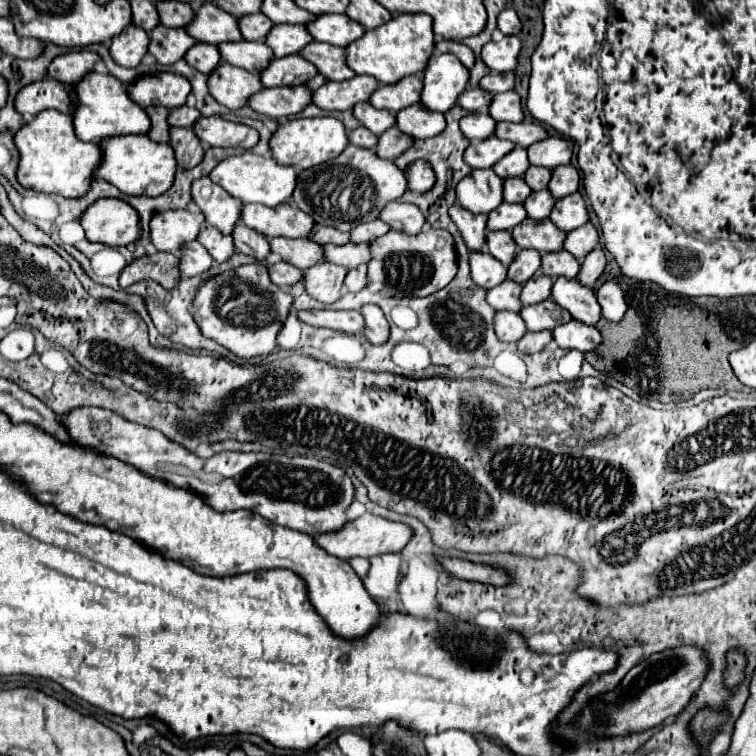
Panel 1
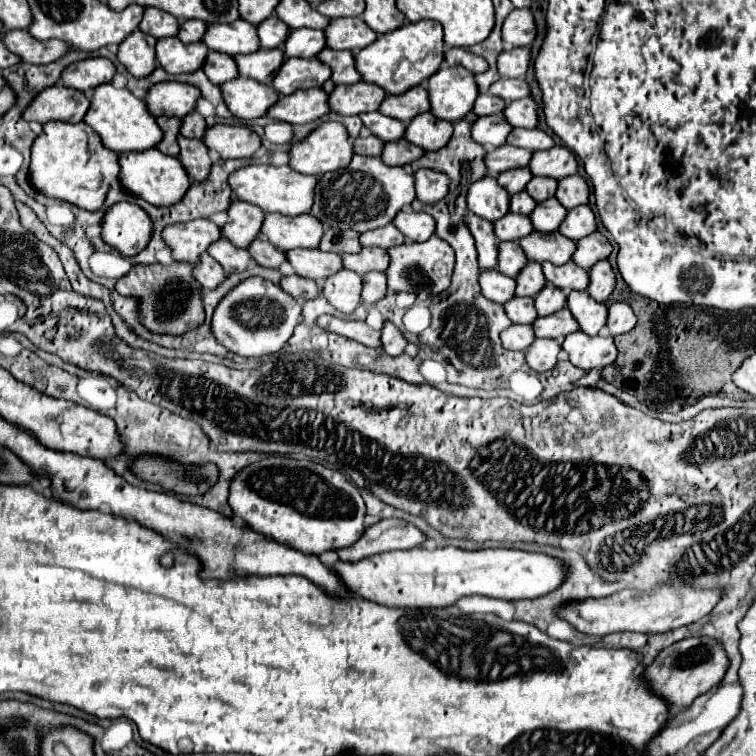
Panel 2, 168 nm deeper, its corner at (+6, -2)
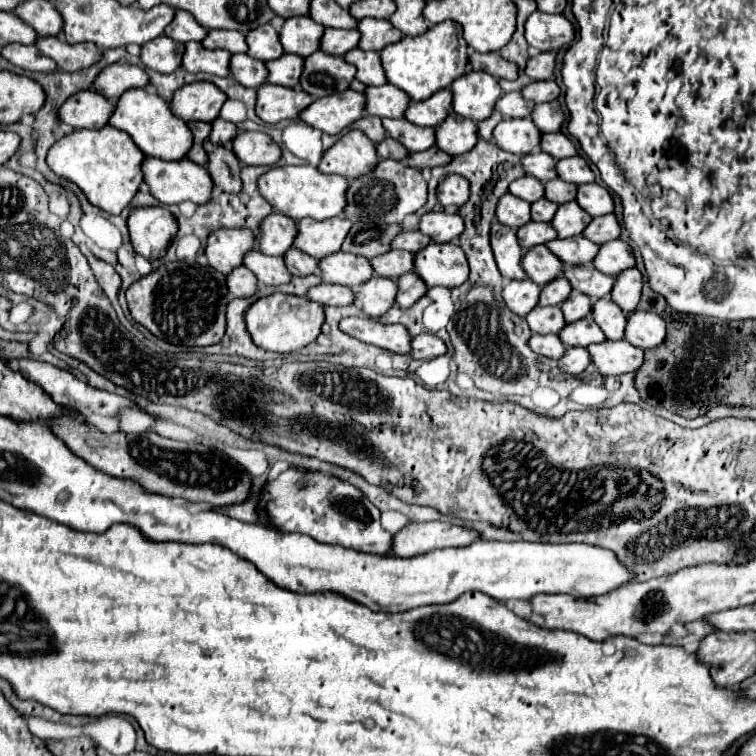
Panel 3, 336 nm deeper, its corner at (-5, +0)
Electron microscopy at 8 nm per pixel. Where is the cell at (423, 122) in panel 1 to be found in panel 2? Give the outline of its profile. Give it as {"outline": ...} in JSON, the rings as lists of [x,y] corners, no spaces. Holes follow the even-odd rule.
{"outline":[[[423,112],[415,116],[405,126],[405,140],[421,146],[423,150],[439,150],[443,148],[453,134],[453,124],[447,120],[435,118],[431,112]]]}

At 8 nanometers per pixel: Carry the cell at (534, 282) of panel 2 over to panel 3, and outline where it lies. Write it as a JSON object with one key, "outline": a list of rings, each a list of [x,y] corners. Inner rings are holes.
{"outline":[[[564,276],[556,278],[554,282],[550,282],[548,286],[542,288],[540,306],[560,306],[570,296],[570,292],[572,292],[570,282]]]}

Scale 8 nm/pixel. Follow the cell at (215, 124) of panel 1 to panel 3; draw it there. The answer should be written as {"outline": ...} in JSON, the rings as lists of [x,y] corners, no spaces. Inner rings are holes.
{"outline":[[[240,132],[232,144],[246,166],[274,166],[282,156],[280,146],[264,132]]]}

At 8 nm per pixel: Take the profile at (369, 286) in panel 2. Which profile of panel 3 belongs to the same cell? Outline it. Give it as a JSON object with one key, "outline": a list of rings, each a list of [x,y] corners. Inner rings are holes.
{"outline":[[[404,274],[402,278],[396,280],[398,282],[398,296],[396,296],[396,304],[400,308],[410,308],[412,304],[416,304],[422,296],[426,296],[428,286],[426,282],[422,282],[422,278],[418,274]]]}

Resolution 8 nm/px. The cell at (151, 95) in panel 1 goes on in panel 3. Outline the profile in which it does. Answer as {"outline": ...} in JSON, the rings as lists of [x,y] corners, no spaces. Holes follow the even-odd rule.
{"outline":[[[192,82],[182,86],[174,94],[170,106],[172,106],[172,112],[184,118],[186,122],[190,120],[214,122],[220,116],[222,104],[226,100],[228,96],[212,82]]]}

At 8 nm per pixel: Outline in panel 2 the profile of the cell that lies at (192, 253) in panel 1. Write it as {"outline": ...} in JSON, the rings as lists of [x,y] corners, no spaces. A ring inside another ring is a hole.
{"outline":[[[207,252],[201,256],[201,264],[193,268],[193,278],[203,286],[203,288],[215,288],[225,280],[225,272],[221,270],[219,262],[213,260]]]}

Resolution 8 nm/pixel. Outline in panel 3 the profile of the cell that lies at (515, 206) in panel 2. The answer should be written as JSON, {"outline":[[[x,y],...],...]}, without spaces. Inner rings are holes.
{"outline":[[[542,198],[542,200],[532,204],[532,220],[534,222],[552,222],[556,210],[558,210],[556,204],[552,204],[546,198]]]}

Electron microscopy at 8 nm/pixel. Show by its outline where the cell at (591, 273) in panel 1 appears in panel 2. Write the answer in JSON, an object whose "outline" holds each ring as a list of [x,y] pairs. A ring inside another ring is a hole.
{"outline":[[[599,260],[591,270],[589,270],[589,296],[595,298],[597,302],[605,302],[609,294],[615,288],[615,274],[609,266],[607,260]]]}

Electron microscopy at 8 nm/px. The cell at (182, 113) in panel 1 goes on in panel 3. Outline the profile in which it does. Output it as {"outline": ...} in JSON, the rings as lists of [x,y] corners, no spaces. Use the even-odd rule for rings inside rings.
{"outline":[[[216,118],[212,122],[212,134],[210,134],[210,142],[214,144],[220,144],[220,146],[226,146],[230,144],[238,134],[238,128],[234,122],[228,122],[228,120],[222,120],[222,118]]]}

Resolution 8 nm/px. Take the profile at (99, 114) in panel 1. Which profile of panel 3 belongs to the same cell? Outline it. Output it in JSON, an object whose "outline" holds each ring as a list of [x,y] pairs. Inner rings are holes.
{"outline":[[[132,88],[126,90],[116,106],[116,112],[112,114],[110,126],[124,130],[130,134],[130,138],[134,140],[134,144],[146,154],[146,156],[154,156],[154,158],[162,158],[162,160],[180,160],[186,158],[188,150],[192,148],[192,132],[188,128],[188,124],[178,118],[170,104],[156,96],[156,94],[148,94],[144,88]]]}

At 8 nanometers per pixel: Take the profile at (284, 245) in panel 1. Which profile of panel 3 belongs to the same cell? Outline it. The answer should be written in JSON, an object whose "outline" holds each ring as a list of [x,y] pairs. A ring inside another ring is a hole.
{"outline":[[[338,252],[320,260],[320,276],[324,282],[344,284],[350,288],[362,286],[368,278],[372,278],[374,270],[368,258]]]}

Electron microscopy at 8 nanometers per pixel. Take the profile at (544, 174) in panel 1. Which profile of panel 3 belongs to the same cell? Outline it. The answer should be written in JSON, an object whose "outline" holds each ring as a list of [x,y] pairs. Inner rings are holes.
{"outline":[[[554,178],[552,182],[546,182],[544,186],[546,186],[546,198],[556,204],[572,202],[576,198],[576,190],[578,190],[578,186],[570,184],[570,182],[562,182],[560,178]]]}

